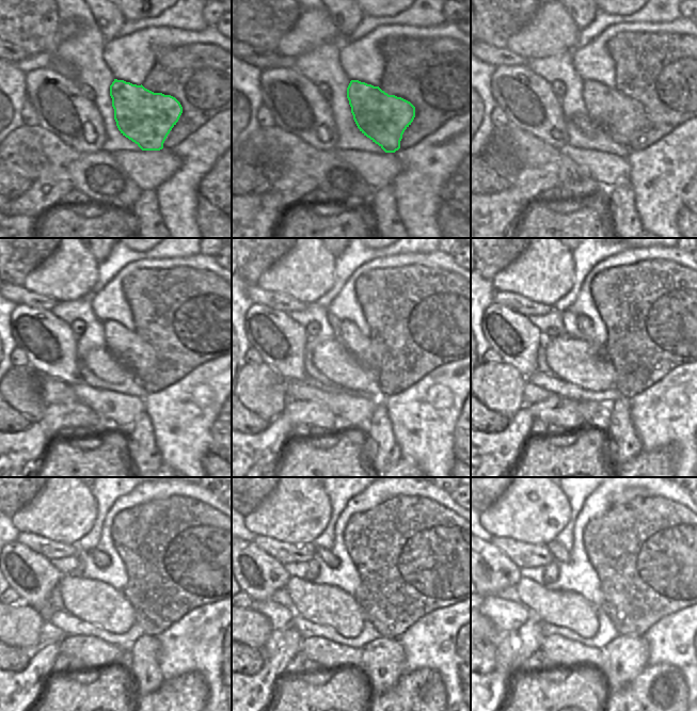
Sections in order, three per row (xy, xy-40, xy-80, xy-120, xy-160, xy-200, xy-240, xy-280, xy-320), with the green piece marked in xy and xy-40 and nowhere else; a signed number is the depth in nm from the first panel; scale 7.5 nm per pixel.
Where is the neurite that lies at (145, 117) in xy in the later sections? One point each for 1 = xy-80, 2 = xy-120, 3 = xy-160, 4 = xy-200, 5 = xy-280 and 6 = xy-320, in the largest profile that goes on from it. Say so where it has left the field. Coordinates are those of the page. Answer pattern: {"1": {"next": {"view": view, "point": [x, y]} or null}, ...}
{"1": {"next": {"view": "xy-80", "point": [618, 115]}}, "2": {"next": {"view": "xy-120", "point": [135, 353]}}, "3": {"next": {"view": "xy-160", "point": [368, 352]}}, "4": {"next": {"view": "xy-200", "point": [585, 326]}}, "5": {"next": {"view": "xy-280", "point": [326, 555]}}, "6": {"next": {"view": "xy-320", "point": [559, 553]}}}

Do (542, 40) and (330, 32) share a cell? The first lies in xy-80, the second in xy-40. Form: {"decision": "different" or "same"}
{"decision": "same"}

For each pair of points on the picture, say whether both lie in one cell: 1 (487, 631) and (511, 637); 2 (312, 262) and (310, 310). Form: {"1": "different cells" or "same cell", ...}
{"1": "different cells", "2": "different cells"}

